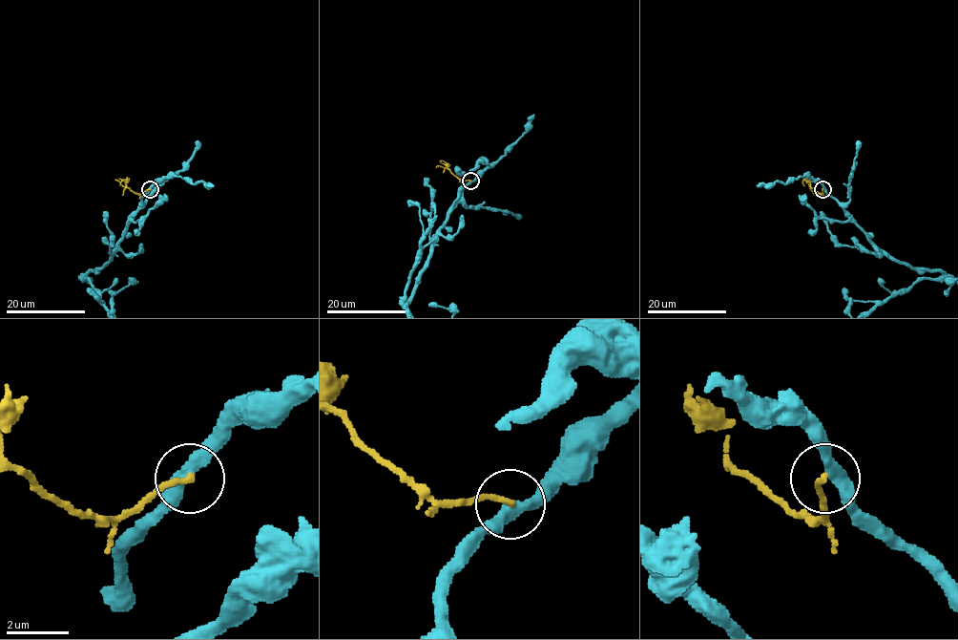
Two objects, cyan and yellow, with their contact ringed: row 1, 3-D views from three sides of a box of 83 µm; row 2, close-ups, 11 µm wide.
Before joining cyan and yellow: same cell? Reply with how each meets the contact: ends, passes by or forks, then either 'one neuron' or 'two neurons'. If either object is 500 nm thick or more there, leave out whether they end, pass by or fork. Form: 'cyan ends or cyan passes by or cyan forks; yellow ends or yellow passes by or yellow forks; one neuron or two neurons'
cyan passes by; yellow ends; two neurons

